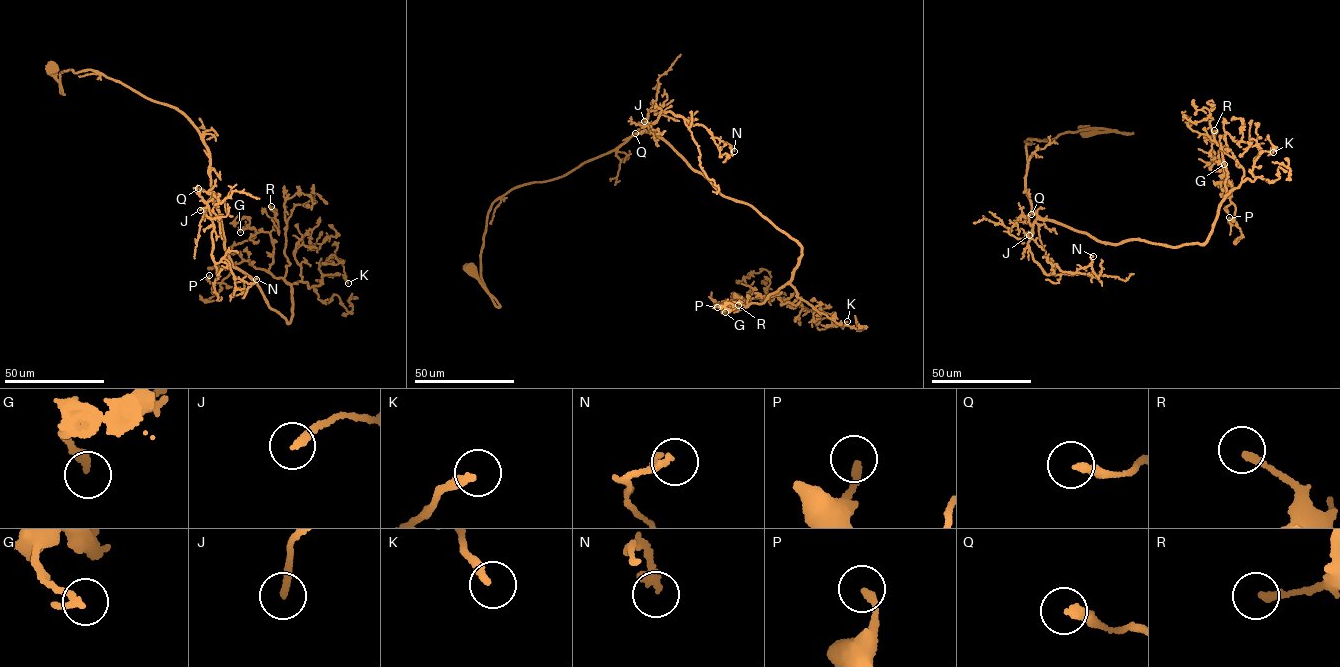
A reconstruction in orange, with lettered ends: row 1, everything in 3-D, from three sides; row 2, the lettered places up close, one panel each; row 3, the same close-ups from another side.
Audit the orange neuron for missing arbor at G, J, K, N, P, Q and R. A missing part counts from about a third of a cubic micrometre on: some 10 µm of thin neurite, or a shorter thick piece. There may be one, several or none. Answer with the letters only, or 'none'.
J

